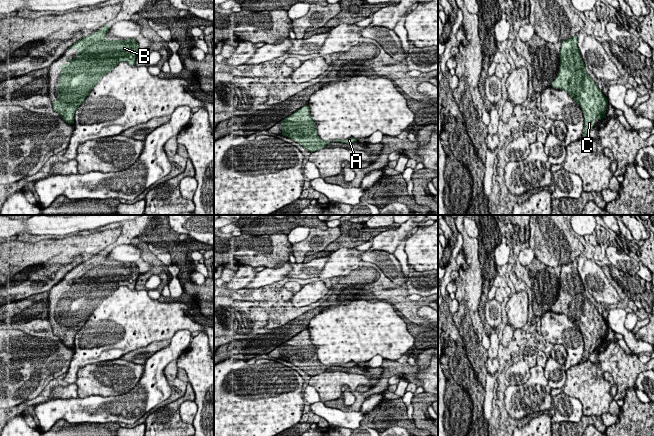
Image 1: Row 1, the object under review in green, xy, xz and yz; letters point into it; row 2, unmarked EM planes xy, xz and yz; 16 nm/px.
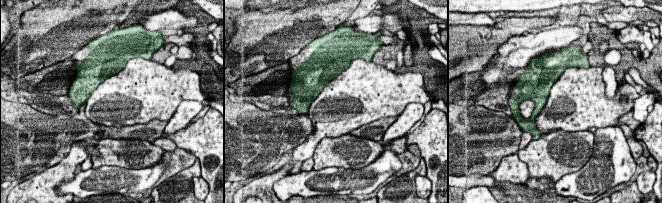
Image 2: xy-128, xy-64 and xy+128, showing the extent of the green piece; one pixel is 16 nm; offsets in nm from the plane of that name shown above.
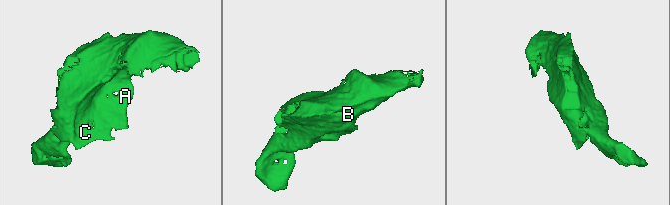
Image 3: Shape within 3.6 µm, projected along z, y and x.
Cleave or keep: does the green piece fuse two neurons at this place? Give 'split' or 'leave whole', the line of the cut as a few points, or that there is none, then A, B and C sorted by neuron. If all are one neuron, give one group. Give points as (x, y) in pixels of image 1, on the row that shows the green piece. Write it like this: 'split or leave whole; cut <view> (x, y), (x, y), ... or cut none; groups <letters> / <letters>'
leave whole; cut none; groups A B C

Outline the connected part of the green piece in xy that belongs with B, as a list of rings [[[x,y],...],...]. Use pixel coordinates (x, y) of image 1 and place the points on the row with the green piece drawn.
[[[104,25],[100,30],[81,38],[68,49],[77,49],[77,58],[58,66],[62,69],[58,84],[58,100],[53,101],[53,110],[68,124],[74,123],[75,111],[85,101],[100,79],[120,62],[135,65],[139,44],[134,38],[110,40],[105,38],[109,30]]]

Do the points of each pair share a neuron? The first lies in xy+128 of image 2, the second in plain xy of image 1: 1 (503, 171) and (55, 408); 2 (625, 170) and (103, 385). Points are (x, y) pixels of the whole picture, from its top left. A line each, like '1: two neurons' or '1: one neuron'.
1: two neurons
2: two neurons

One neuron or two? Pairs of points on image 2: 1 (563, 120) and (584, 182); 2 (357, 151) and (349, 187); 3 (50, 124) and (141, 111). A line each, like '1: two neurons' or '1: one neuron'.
1: two neurons
2: two neurons
3: two neurons

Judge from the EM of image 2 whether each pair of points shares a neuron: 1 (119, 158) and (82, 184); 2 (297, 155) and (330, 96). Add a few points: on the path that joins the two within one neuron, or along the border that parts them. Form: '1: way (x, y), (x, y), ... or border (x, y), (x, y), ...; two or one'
1: border (92, 167), (116, 165), (132, 169); two
2: way (313, 139), (322, 130), (322, 112), (328, 109); one

